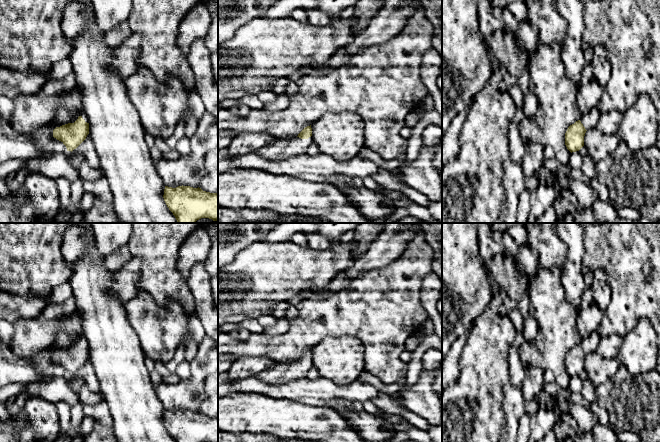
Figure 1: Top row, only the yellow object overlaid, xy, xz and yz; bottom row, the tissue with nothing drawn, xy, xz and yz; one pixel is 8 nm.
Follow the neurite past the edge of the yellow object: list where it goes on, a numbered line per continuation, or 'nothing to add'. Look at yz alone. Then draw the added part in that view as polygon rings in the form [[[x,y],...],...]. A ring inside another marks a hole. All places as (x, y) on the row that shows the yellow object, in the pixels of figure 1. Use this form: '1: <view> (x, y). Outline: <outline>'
1: yz (589, 120). Outline: [[[597,107],[592,108],[587,114],[582,114],[580,121],[586,130],[596,128],[601,112]]]

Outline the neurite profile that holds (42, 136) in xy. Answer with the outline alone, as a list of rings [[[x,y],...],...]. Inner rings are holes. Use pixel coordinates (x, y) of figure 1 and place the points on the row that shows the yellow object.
[[[61,105],[55,113],[53,119],[39,128],[32,129],[25,135],[31,138],[39,148],[46,148],[53,139],[53,130],[56,127],[70,123],[73,119],[79,116],[81,112],[76,112]]]

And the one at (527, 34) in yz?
[[[520,21],[517,39],[531,55],[540,46],[537,29],[528,21]]]

